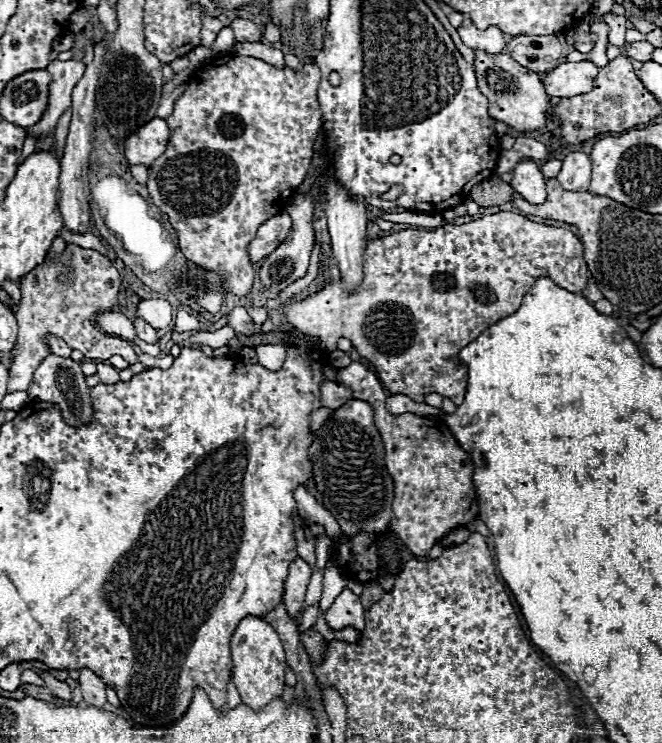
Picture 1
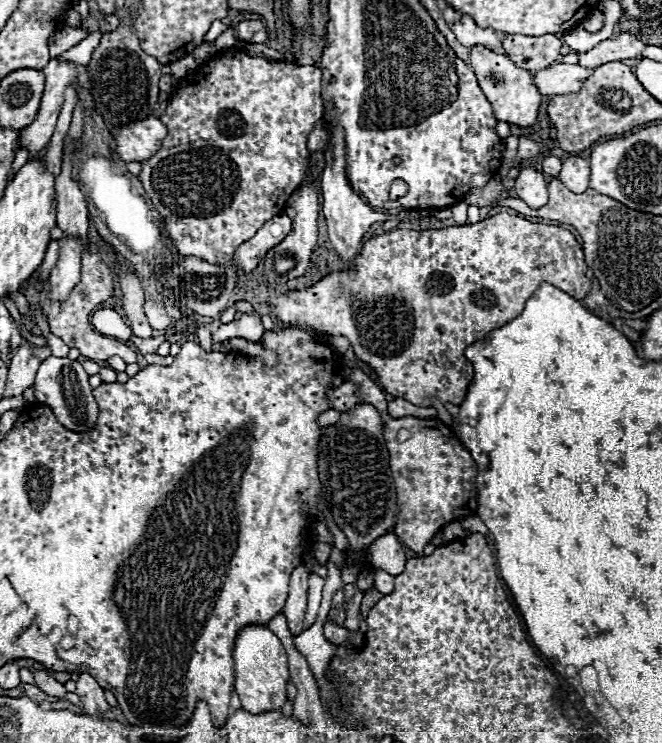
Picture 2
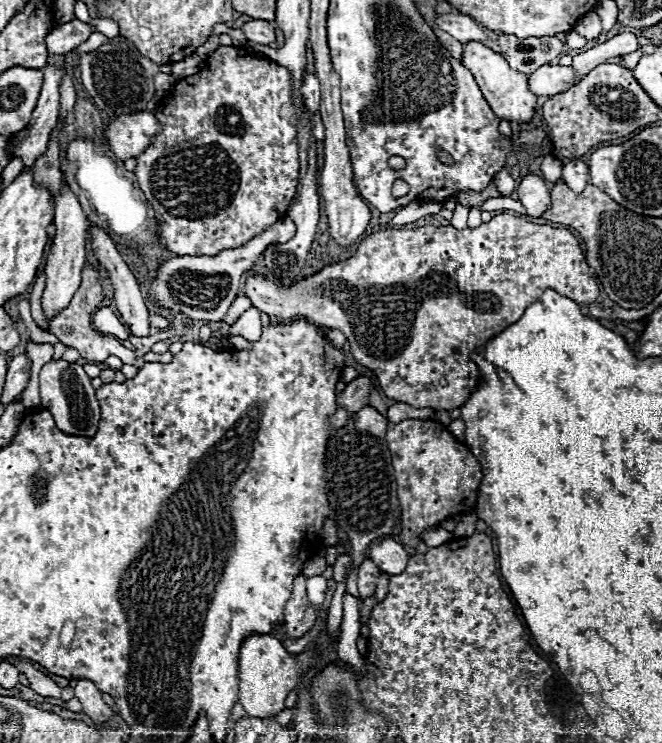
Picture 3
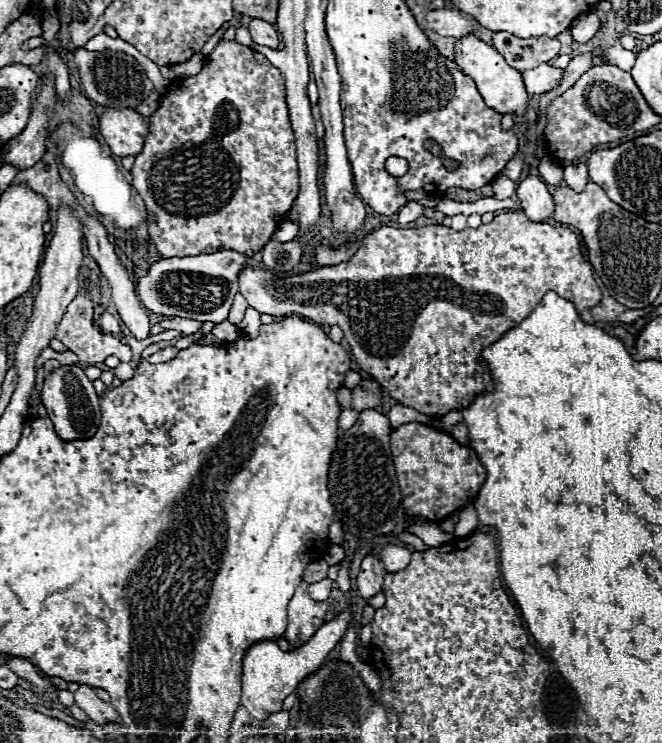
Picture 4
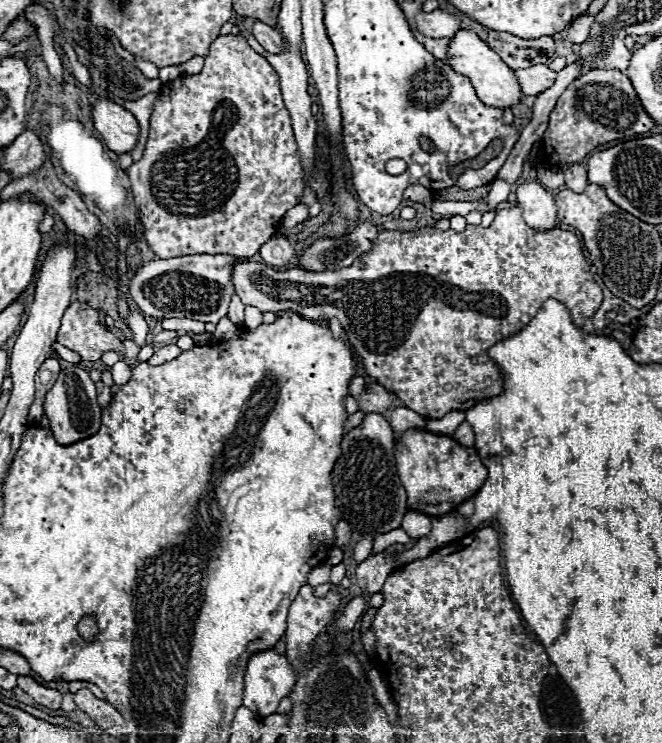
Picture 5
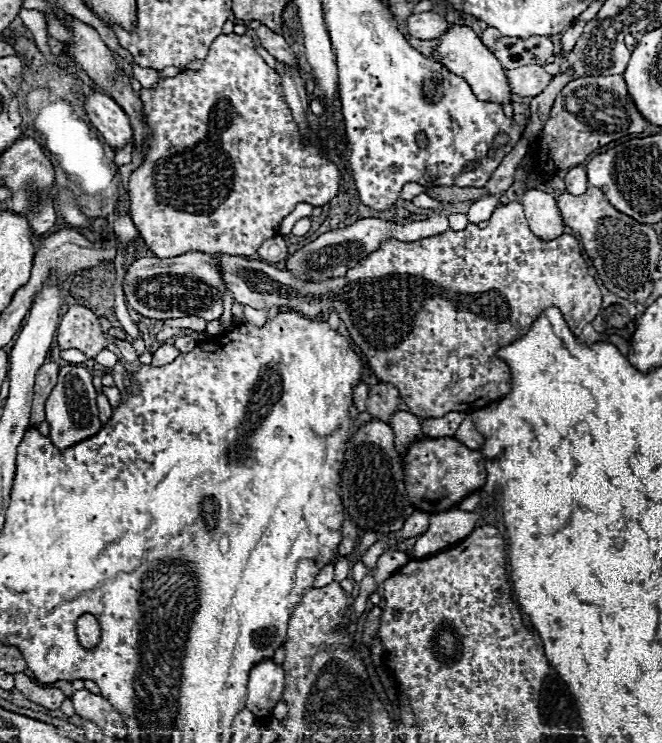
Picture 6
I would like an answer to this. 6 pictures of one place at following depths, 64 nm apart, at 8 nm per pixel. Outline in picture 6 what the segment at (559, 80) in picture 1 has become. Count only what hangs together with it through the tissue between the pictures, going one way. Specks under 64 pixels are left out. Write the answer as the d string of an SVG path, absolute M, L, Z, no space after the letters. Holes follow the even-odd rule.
M528 64L522 68L508 68L506 78L508 78L512 94L518 94L522 98L532 98L540 94L552 80L552 76L538 64L534 66Z

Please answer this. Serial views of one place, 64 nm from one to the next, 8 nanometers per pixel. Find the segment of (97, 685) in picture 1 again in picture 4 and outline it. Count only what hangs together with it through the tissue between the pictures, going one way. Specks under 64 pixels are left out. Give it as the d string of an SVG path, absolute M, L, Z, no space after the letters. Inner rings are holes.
M82 684L76 692L74 692L74 698L76 698L76 704L88 714L88 718L96 724L108 724L108 722L116 722L122 726L122 718L118 716L118 712L114 710L112 704L108 702L102 702L94 690L86 684Z

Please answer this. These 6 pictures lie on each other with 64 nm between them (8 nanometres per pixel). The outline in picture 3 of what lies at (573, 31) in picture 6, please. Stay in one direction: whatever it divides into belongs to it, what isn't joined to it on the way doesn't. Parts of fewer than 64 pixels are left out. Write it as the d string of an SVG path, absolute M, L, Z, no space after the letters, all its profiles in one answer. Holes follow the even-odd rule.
M588 12L582 20L578 20L578 24L574 26L574 30L576 30L582 38L586 38L586 40L594 40L594 38L602 32L602 24L600 24L598 14Z

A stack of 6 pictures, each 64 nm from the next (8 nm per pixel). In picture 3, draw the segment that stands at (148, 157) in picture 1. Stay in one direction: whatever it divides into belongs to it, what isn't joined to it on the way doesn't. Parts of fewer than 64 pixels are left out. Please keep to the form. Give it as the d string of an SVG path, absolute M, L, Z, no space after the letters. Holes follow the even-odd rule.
M136 112L110 118L104 132L114 156L120 160L128 160L140 156L148 148L152 136L160 132L160 124L154 114Z

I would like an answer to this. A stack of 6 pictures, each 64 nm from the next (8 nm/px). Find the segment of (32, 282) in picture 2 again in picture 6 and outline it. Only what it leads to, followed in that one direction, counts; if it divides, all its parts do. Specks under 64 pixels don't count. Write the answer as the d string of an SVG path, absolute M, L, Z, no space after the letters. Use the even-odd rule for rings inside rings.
M70 306L58 328L60 350L76 348L88 358L96 358L106 344L114 341L112 336L102 334L98 318L84 306Z

